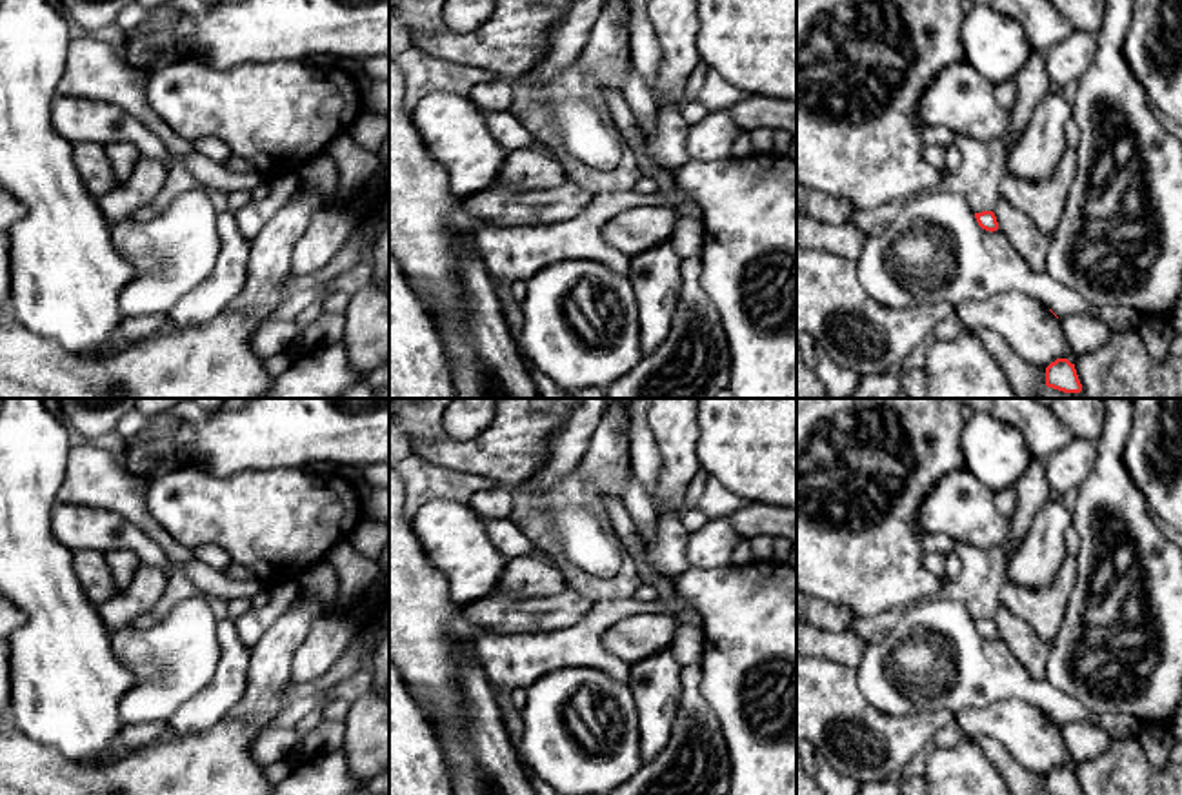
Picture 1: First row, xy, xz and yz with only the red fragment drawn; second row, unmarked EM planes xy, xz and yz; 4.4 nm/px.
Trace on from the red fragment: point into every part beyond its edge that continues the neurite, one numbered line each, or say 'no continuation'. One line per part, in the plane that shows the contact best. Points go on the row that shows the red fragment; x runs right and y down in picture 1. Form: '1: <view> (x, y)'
no continuation

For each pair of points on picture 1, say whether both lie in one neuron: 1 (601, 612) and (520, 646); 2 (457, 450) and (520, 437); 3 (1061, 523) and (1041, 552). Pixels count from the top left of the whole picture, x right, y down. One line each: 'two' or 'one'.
1: one
2: one
3: one

